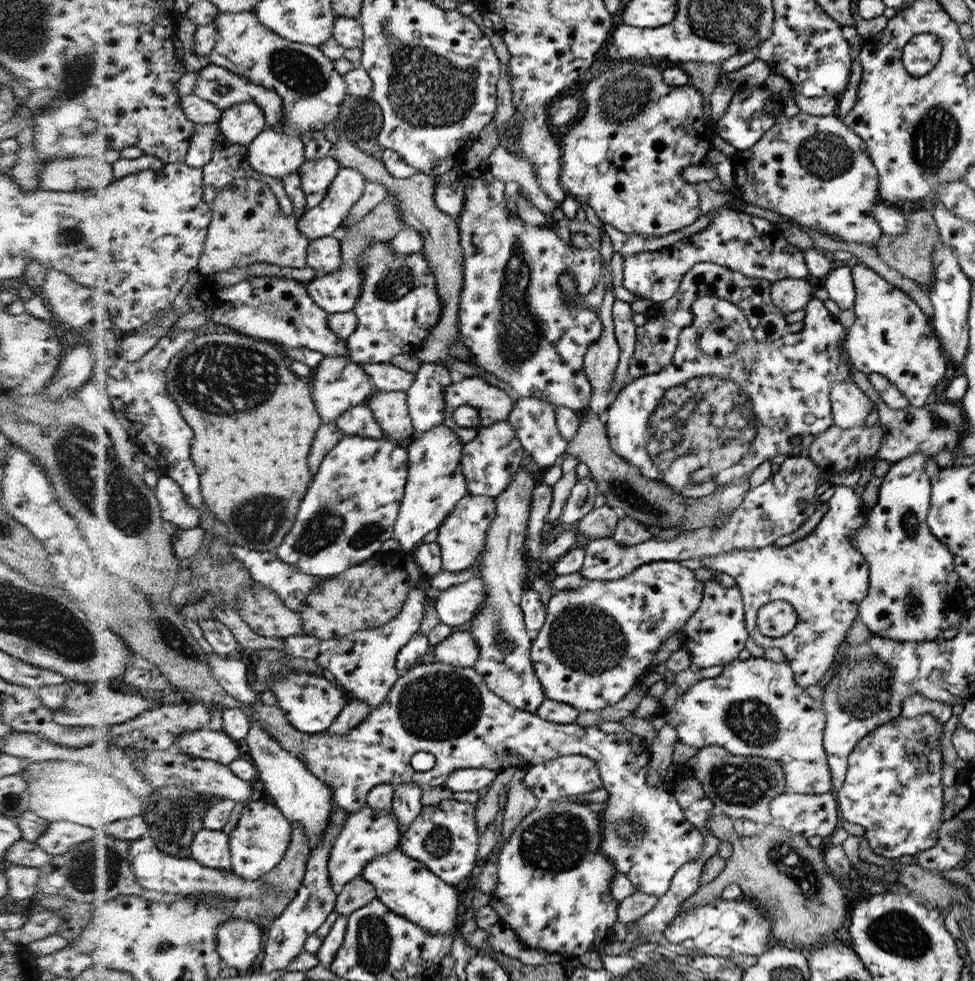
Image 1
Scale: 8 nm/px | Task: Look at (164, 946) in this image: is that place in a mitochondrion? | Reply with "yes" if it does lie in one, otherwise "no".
yes

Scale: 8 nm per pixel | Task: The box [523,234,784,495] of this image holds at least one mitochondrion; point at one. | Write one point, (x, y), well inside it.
(707, 429)

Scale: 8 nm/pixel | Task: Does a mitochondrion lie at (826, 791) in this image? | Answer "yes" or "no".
no

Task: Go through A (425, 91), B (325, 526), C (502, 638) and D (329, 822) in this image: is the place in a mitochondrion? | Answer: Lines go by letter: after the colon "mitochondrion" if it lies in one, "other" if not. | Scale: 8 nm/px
A: mitochondrion
B: mitochondrion
C: mitochondrion
D: other

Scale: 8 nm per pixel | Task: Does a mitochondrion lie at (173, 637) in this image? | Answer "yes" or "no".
yes

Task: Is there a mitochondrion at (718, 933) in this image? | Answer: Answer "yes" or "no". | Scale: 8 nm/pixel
no

